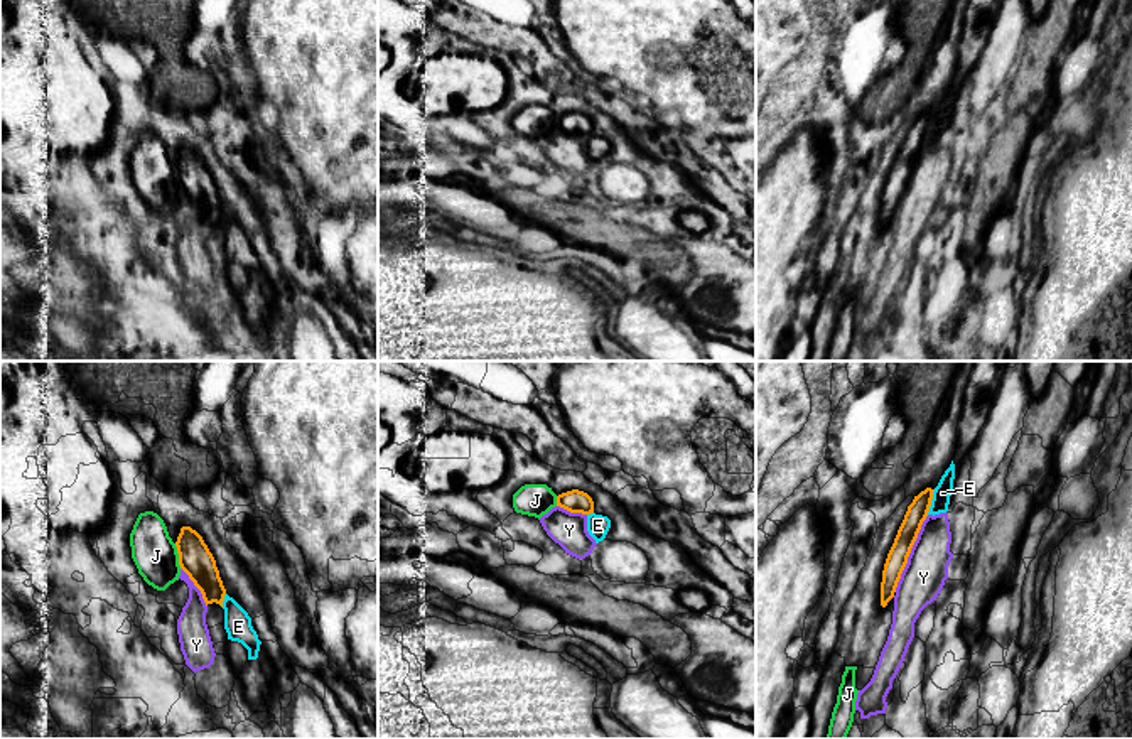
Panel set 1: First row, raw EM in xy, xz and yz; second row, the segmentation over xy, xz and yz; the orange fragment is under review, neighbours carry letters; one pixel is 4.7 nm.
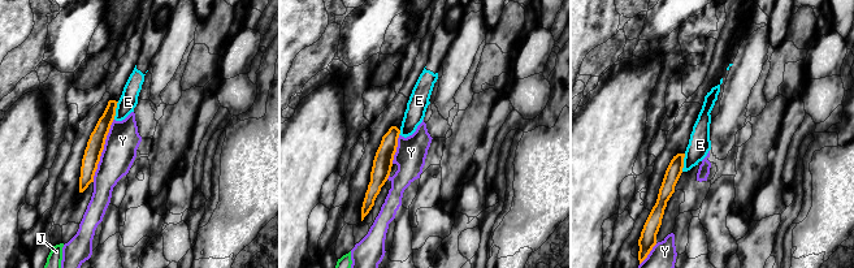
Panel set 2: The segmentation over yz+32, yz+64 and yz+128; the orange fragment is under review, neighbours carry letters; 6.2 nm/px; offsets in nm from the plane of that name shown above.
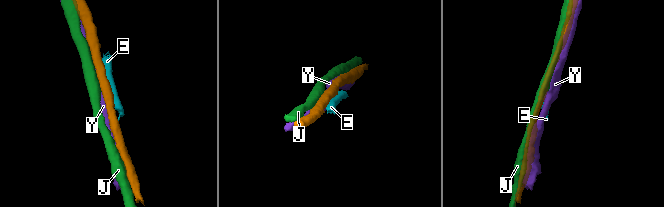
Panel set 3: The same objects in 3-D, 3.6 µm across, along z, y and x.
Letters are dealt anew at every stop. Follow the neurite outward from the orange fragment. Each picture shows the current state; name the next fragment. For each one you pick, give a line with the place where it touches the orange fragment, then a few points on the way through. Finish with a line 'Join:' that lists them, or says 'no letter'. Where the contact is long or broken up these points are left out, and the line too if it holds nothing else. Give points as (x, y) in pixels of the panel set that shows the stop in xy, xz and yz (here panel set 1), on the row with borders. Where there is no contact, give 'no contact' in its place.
Join: no letter

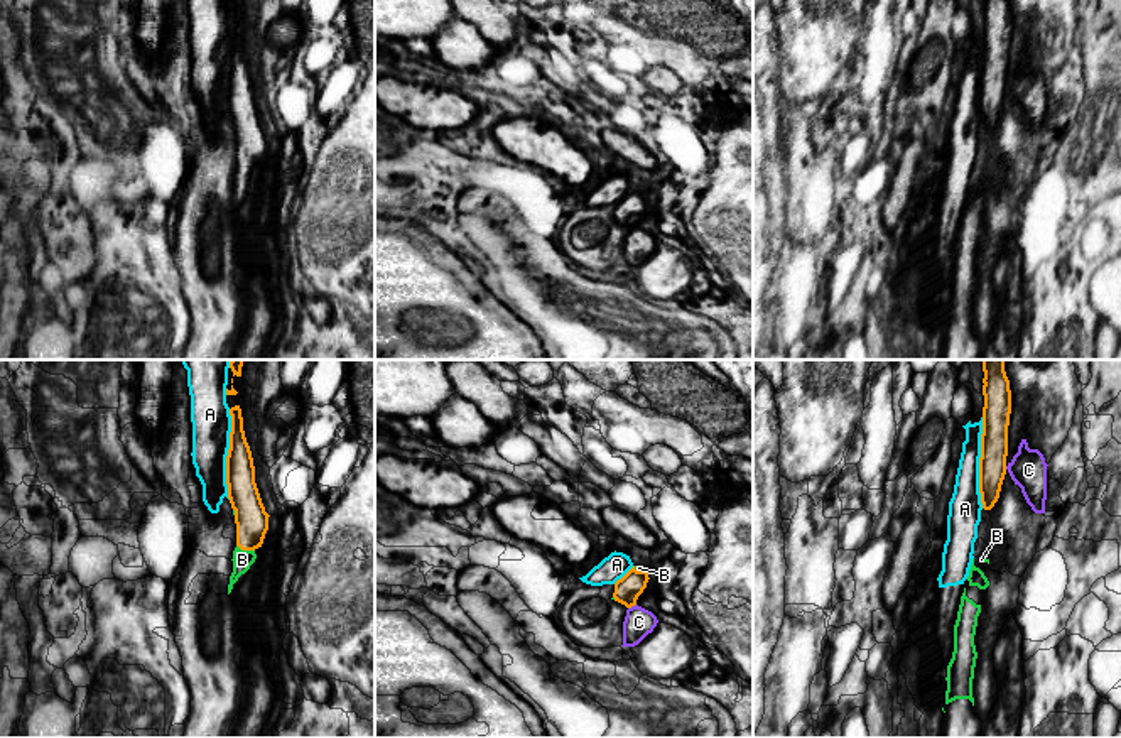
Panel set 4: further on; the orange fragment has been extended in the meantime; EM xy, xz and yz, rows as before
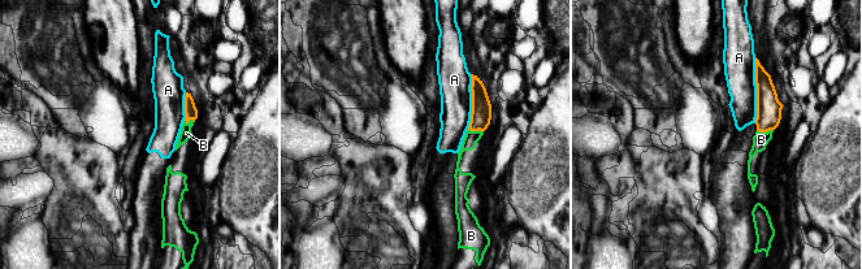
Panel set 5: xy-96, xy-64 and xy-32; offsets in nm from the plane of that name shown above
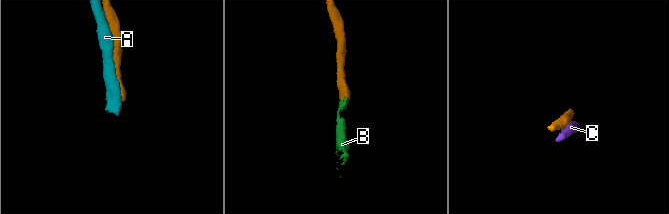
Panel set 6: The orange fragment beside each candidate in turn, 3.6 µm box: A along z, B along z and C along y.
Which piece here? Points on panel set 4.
B: meets orange in xy at (245, 549); runs through xy (252, 520), (245, 549), (242, 559)
Join: B

